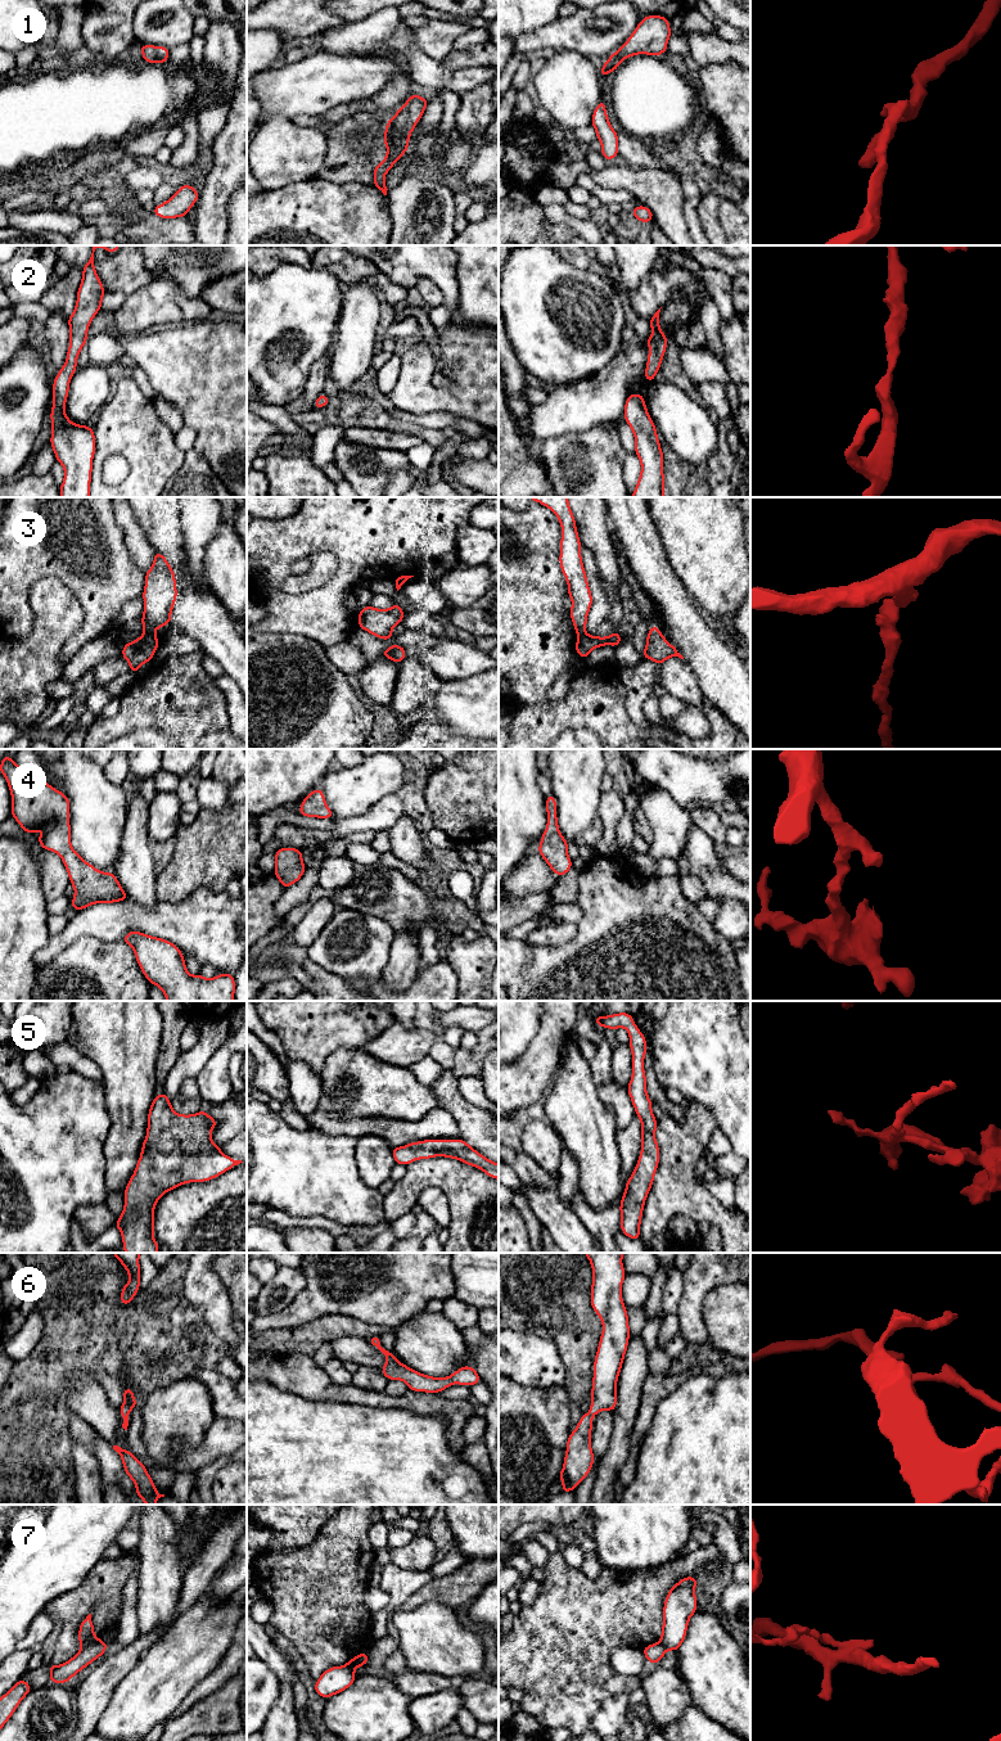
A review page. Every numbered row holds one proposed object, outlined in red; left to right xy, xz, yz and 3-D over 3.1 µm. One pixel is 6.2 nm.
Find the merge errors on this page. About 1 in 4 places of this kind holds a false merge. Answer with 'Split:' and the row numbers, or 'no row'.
Split: 3

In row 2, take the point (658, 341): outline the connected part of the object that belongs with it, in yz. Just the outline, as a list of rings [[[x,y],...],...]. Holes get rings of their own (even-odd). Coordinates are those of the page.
[[[660,308],[649,319],[653,335],[645,340],[645,343],[649,344],[648,364],[644,374],[644,378],[648,382],[655,379],[655,374],[659,371],[660,362],[664,357],[664,351],[667,348],[667,342],[668,342],[668,338],[663,334],[659,326]]]

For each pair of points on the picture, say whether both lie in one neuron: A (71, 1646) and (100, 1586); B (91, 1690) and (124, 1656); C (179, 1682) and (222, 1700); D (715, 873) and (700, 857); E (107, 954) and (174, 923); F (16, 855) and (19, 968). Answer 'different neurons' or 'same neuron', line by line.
A: same neuron
B: same neuron
C: different neurons
D: same neuron
E: different neurons
F: same neuron

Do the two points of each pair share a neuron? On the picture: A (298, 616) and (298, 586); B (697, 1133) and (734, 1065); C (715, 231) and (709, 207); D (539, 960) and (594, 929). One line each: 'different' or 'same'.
A: different
B: different
C: same
D: same

